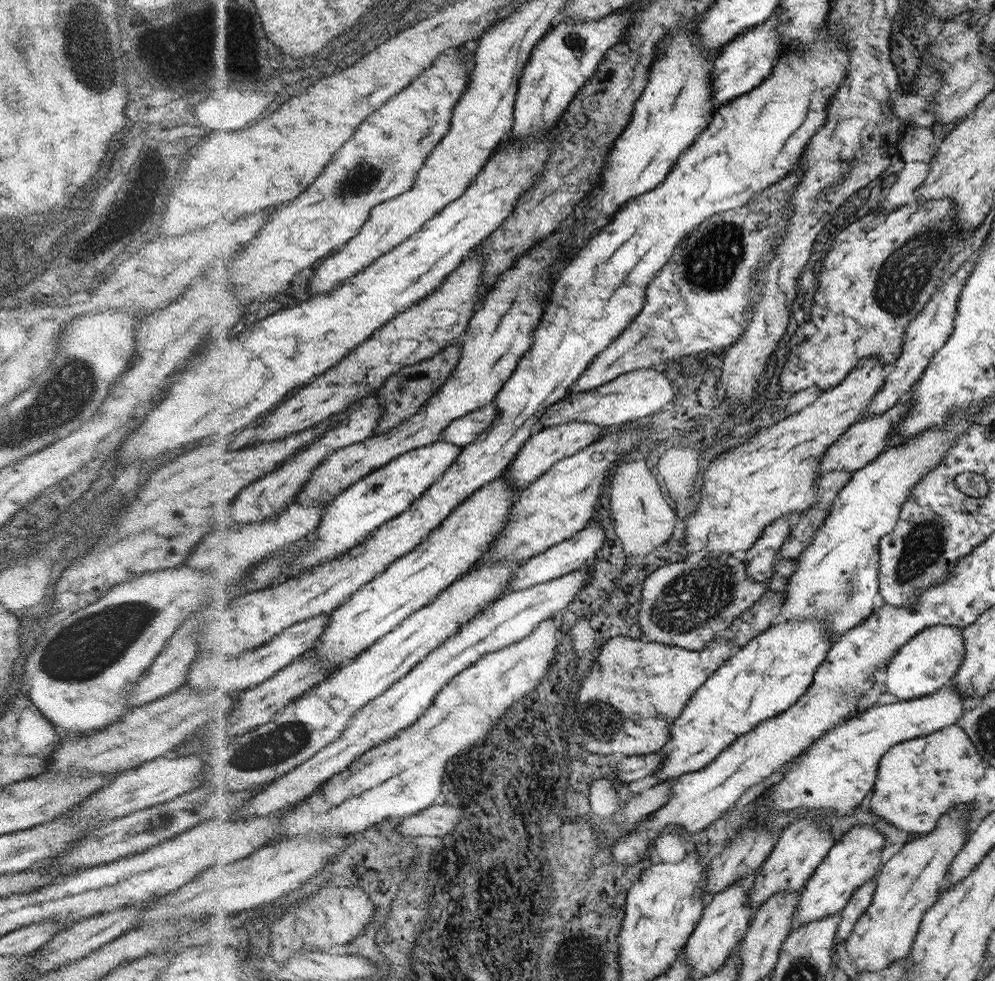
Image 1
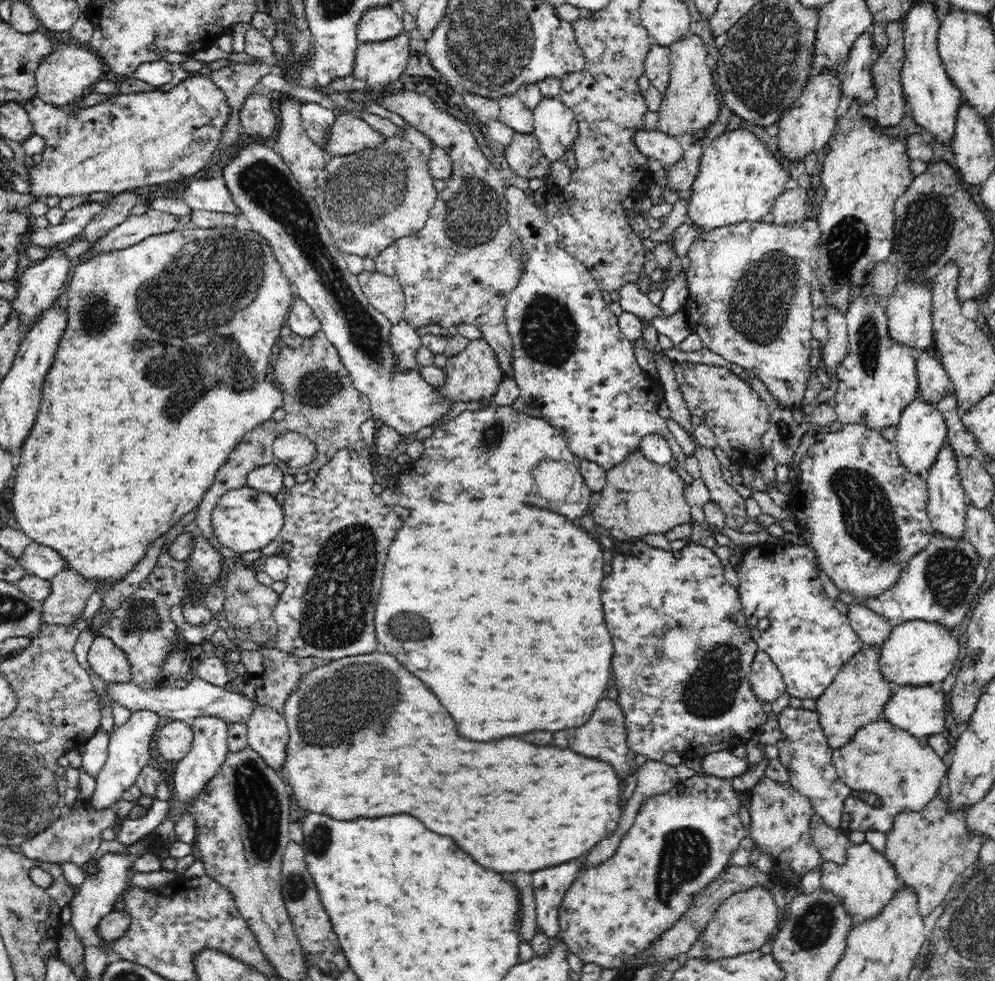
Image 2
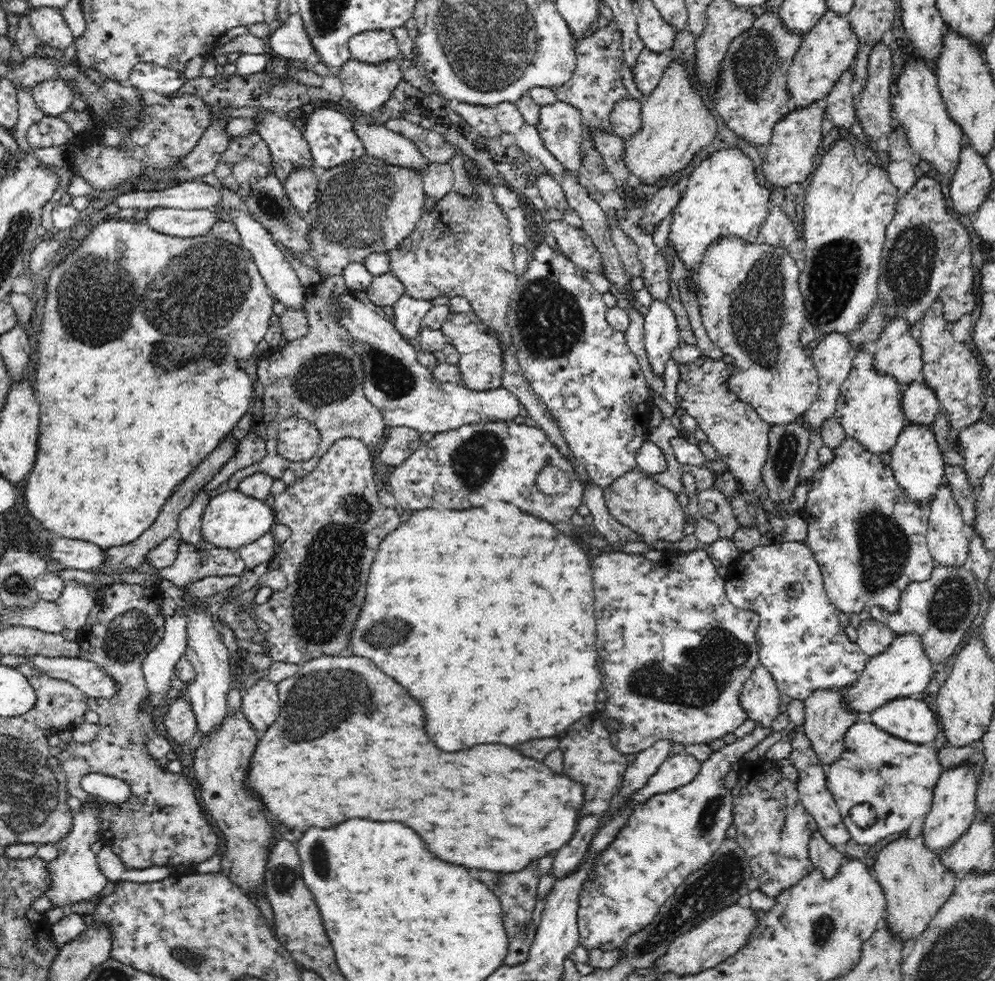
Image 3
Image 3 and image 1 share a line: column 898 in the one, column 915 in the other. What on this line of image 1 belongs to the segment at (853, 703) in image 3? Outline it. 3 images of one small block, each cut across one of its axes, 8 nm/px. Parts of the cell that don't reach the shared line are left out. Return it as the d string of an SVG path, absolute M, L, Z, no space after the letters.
M952 625L926 627L901 647L886 667L886 690L898 696L900 701L934 695L936 691L952 683L959 667L963 664L965 652L967 648L960 627Z

